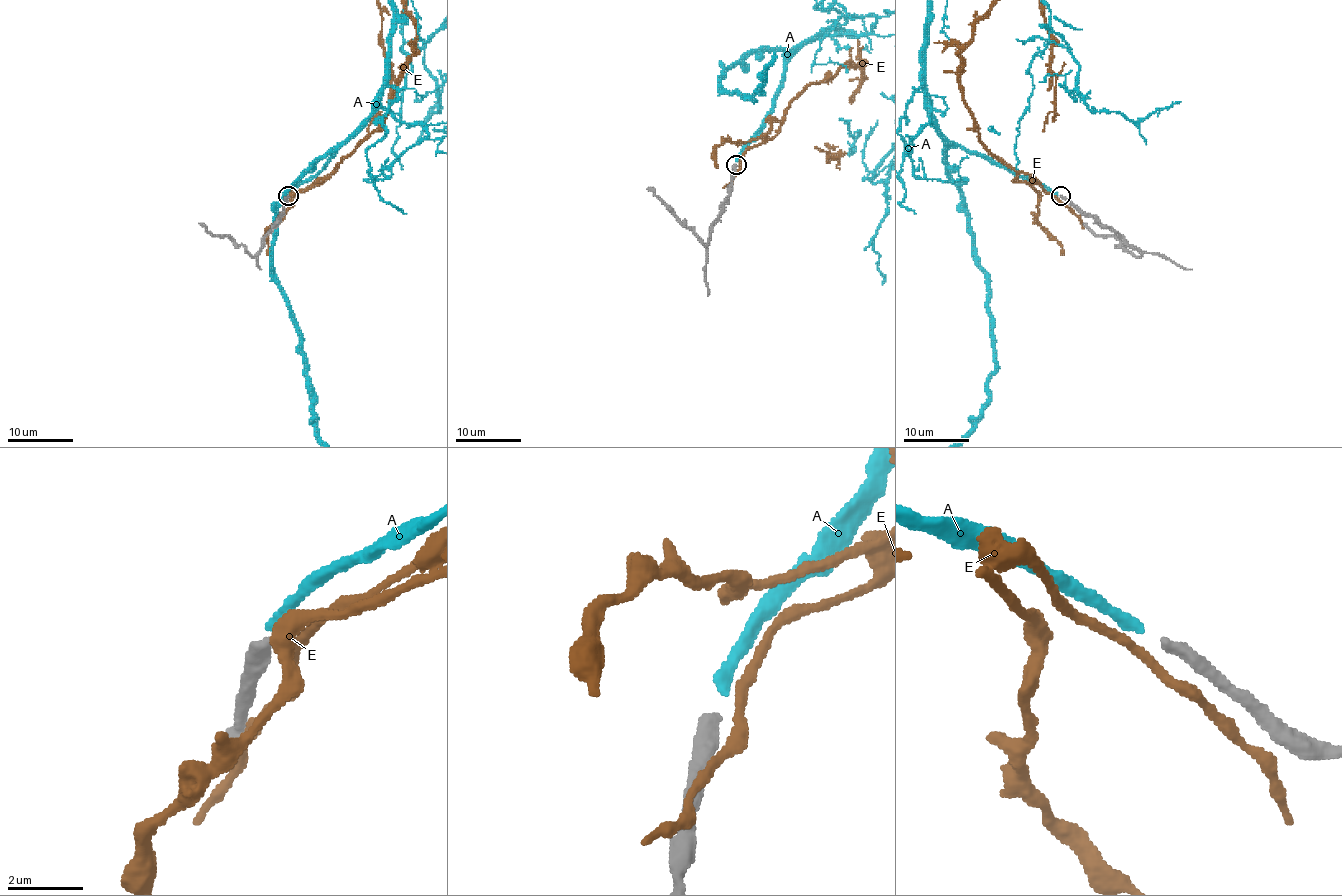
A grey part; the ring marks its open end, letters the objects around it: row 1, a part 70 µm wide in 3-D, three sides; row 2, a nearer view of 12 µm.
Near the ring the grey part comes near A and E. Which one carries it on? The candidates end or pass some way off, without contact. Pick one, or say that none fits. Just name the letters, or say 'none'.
A

